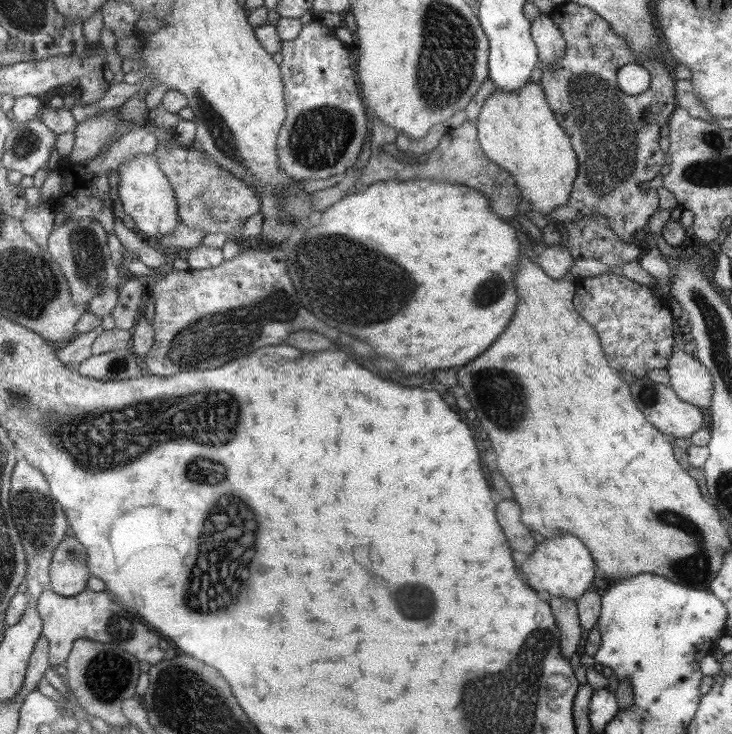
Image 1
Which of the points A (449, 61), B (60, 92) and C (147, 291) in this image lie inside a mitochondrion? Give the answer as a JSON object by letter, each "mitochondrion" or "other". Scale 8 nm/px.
{"A":"mitochondrion","B":"other","C":"other"}

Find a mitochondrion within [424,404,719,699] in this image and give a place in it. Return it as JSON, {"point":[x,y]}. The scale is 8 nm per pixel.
{"point":[696,569]}

